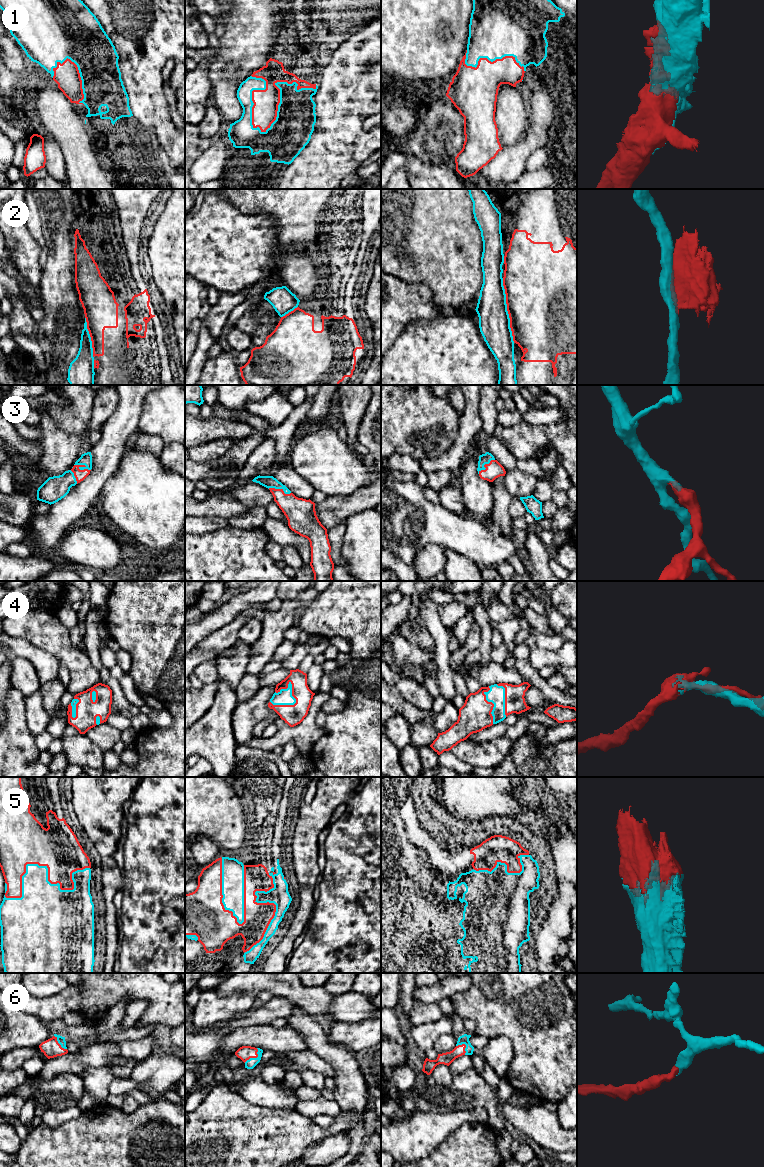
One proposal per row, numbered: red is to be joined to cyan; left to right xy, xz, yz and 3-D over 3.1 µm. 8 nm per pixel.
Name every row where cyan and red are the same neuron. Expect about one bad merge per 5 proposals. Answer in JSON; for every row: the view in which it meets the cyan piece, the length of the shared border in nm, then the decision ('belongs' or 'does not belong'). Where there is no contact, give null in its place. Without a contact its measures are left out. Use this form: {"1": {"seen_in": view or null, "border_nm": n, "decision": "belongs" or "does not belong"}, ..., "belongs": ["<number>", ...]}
{"1": {"seen_in": "xz", "border_nm": 600, "decision": "belongs"}, "2": {"seen_in": "yz", "border_nm": 550, "decision": "does not belong"}, "3": {"seen_in": "xy", "border_nm": 140, "decision": "belongs"}, "4": {"seen_in": "xz", "border_nm": 240, "decision": "belongs"}, "5": {"seen_in": "xy", "border_nm": 700, "decision": "belongs"}, "6": {"seen_in": "xz", "border_nm": 160, "decision": "belongs"}, "belongs": ["1", "3", "4", "5", "6"]}

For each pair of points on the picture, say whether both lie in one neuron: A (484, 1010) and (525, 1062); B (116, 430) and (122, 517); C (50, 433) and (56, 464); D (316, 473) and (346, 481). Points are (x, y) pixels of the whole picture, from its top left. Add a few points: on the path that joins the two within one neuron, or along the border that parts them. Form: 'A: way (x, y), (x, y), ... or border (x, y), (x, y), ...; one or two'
A: way (498, 1018), (523, 1043), (523, 1048); one
B: border (127, 444), (118, 468), (107, 479), (105, 484); two
C: way (54, 441), (56, 444), (56, 456); one
D: way (323, 473), (339, 474); one

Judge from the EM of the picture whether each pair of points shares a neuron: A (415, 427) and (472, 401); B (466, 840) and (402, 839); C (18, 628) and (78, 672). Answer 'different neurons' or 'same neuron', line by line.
A: different neurons
B: same neuron
C: same neuron

